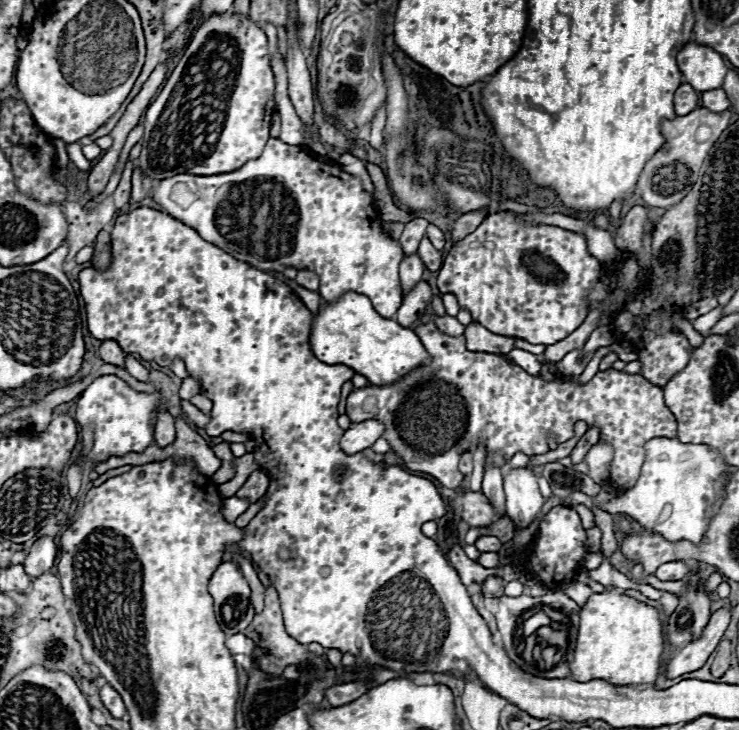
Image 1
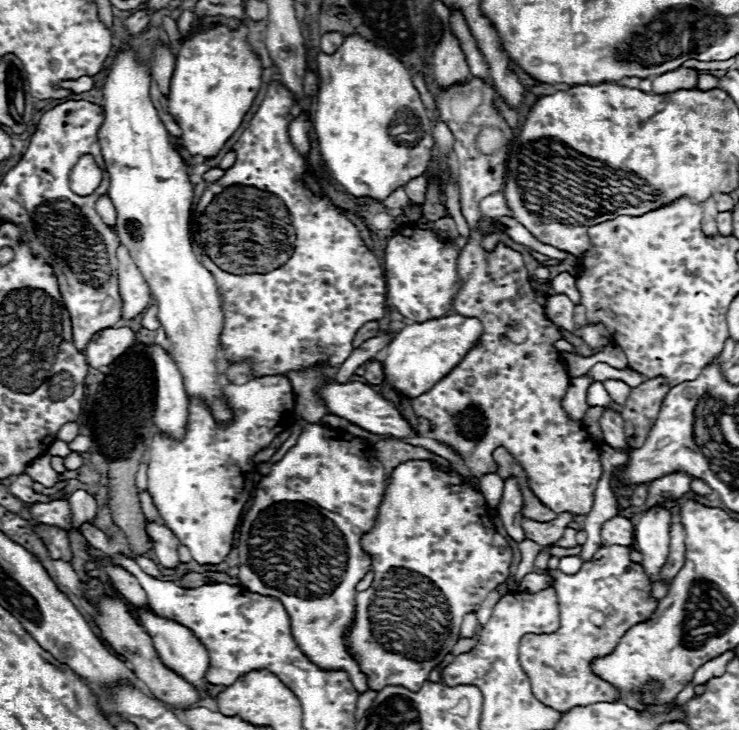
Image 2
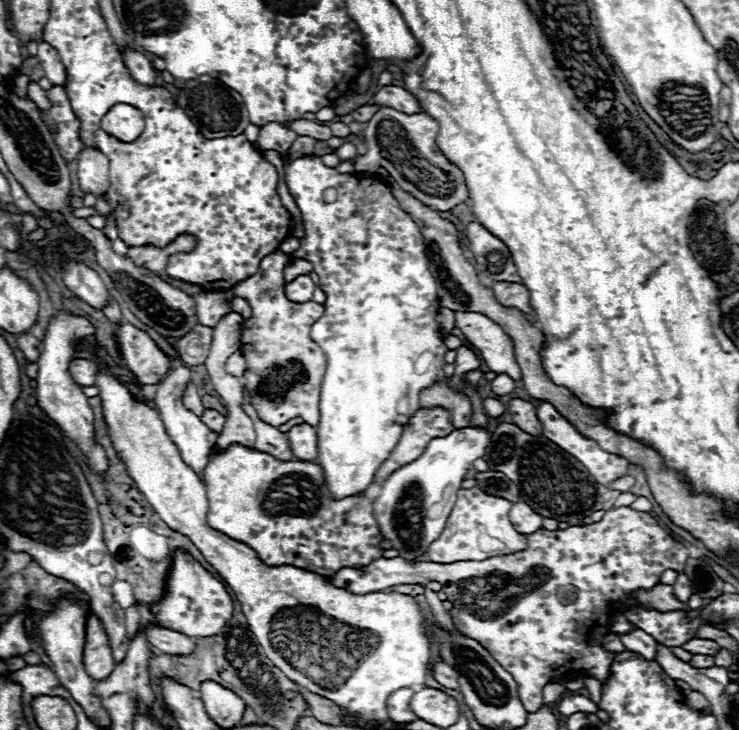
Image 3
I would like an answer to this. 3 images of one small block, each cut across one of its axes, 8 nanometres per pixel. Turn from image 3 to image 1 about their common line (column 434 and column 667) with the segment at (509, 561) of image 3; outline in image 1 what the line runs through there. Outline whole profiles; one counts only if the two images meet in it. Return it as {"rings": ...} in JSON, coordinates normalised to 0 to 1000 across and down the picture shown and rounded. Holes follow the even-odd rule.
{"rings":[[[901,770],[899,775],[893,775],[888,781],[888,792],[899,795],[899,797],[909,797],[909,795],[926,795],[931,789],[936,789],[939,775],[928,773],[928,770]]]}

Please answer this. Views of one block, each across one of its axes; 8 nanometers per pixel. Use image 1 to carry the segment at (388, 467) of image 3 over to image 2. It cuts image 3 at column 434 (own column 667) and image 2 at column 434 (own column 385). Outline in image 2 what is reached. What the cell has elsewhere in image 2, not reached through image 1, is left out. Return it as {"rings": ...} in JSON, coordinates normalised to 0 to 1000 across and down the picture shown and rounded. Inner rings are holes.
{"rings":[[[655,129],[652,142],[628,175],[612,164],[606,140],[593,140],[595,162],[617,189],[614,214],[622,238],[622,277],[636,312],[636,326],[620,351],[620,373],[628,389],[612,425],[625,433],[647,436],[655,447],[655,458],[609,512],[604,512],[585,534],[558,548],[558,559],[563,570],[587,581],[585,600],[604,605],[625,622],[639,652],[671,647],[666,616],[682,611],[706,636],[717,671],[736,693],[744,693],[752,704],[771,701],[777,707],[796,707],[804,693],[804,671],[815,649],[815,636],[801,597],[782,578],[769,575],[758,553],[771,526],[758,482],[750,477],[750,468],[758,466],[760,458],[728,416],[706,351],[679,332],[674,332],[666,345],[652,340],[652,329],[660,321],[655,321],[647,307],[660,304],[671,310],[671,301],[652,296],[647,279],[652,271],[677,263],[685,255],[685,203],[671,214],[655,214],[641,195],[647,178],[663,170],[663,153],[668,151],[668,142],[663,140],[666,134],[658,140]],[[698,441],[714,455],[714,463],[706,471],[696,471],[685,463],[690,444]],[[652,573],[658,578],[666,575],[668,586],[650,584]]]}

